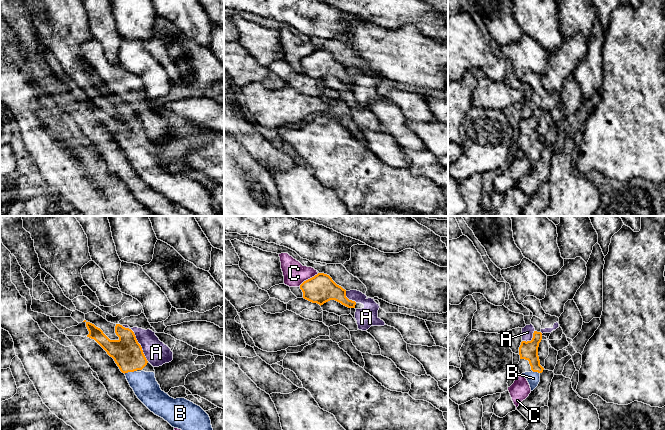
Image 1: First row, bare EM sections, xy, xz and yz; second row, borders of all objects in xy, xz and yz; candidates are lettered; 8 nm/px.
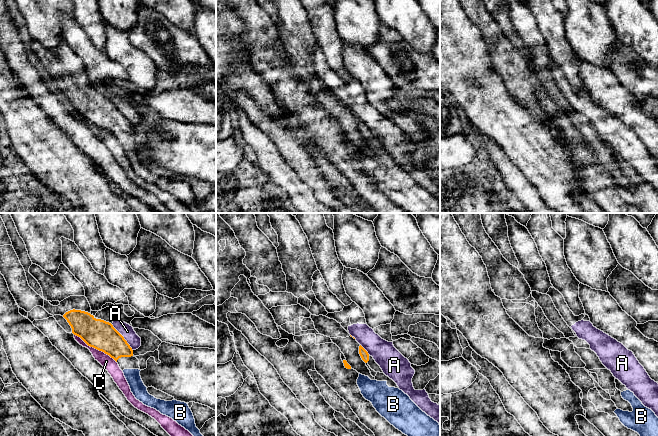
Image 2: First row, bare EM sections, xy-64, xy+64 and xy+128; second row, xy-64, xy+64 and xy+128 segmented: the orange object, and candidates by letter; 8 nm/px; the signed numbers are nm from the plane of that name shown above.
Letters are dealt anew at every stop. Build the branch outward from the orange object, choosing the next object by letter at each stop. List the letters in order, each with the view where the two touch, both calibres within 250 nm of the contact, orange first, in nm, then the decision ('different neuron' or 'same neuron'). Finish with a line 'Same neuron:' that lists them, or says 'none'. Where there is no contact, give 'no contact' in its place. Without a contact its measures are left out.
A: xy | 240/190 nm | different neuron
B: xy | 240/200 nm | same neuron
C: xz | 220/180 nm | different neuron
Same neuron: B

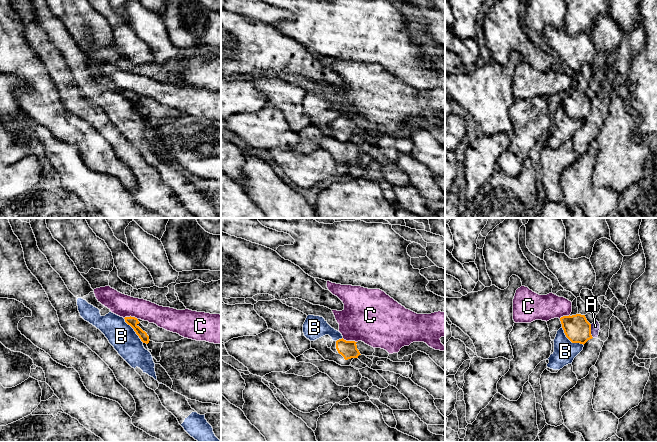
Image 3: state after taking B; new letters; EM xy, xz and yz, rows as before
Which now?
A: yz | 220/80 nm | different neuron
B: yz | 220/180 nm | different neuron
C: xz | 140/400 nm | different neuron
Same neuron: none

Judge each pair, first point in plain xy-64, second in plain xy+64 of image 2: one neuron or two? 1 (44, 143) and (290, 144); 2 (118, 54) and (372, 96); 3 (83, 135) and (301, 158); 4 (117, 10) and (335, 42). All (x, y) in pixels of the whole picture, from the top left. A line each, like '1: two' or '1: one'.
1: two
2: one
3: two
4: two

